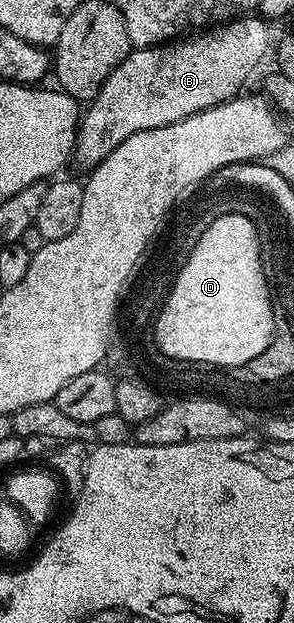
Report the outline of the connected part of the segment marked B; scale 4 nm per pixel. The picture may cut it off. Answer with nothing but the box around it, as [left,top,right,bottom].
[72,16,272,169]

